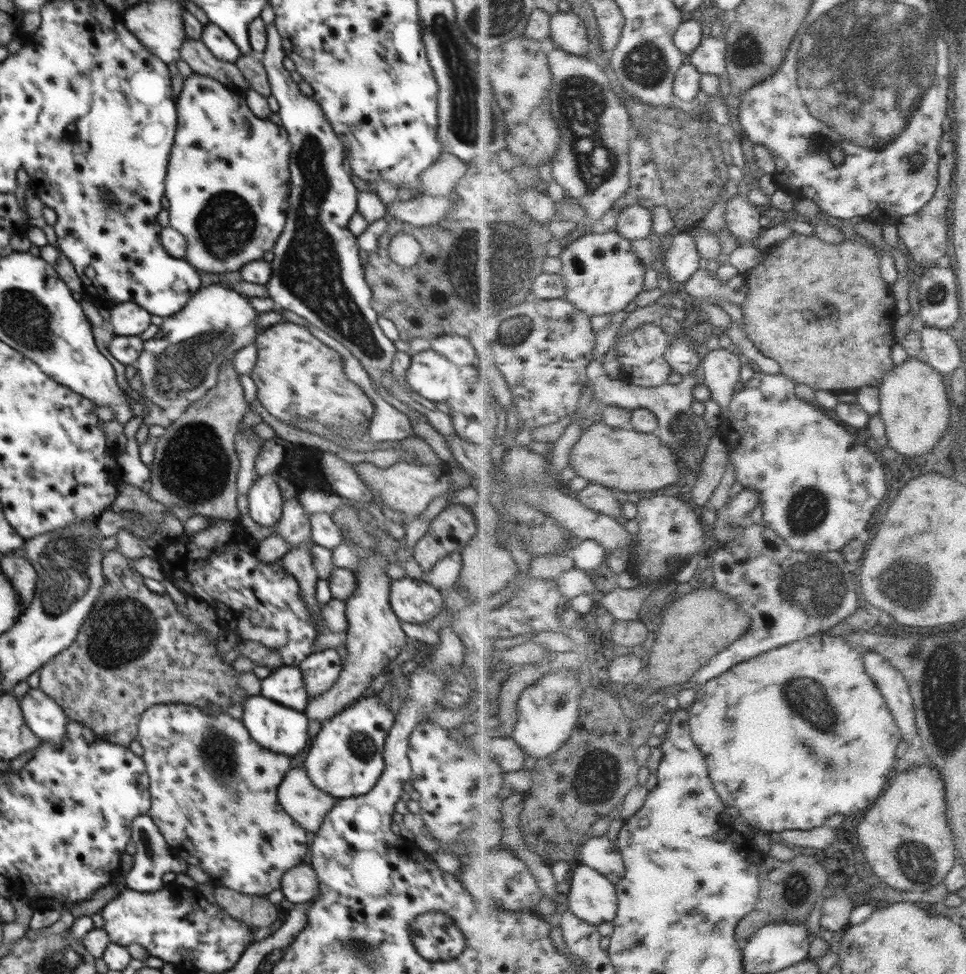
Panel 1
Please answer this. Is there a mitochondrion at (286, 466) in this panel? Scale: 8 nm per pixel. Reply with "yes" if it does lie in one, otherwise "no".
no

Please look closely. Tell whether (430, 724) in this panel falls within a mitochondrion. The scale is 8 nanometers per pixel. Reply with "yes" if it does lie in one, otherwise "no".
no

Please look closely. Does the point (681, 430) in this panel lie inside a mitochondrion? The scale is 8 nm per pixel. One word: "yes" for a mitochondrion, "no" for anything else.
yes

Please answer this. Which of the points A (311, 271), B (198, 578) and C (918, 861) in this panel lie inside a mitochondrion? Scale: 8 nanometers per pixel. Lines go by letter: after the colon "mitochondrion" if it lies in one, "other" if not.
A: mitochondrion
B: other
C: mitochondrion

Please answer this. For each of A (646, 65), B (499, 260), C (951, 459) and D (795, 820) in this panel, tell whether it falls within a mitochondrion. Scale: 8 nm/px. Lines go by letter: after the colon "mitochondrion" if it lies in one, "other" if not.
A: mitochondrion
B: mitochondrion
C: other
D: other

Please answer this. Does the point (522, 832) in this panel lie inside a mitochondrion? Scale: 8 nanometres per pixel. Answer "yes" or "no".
no

